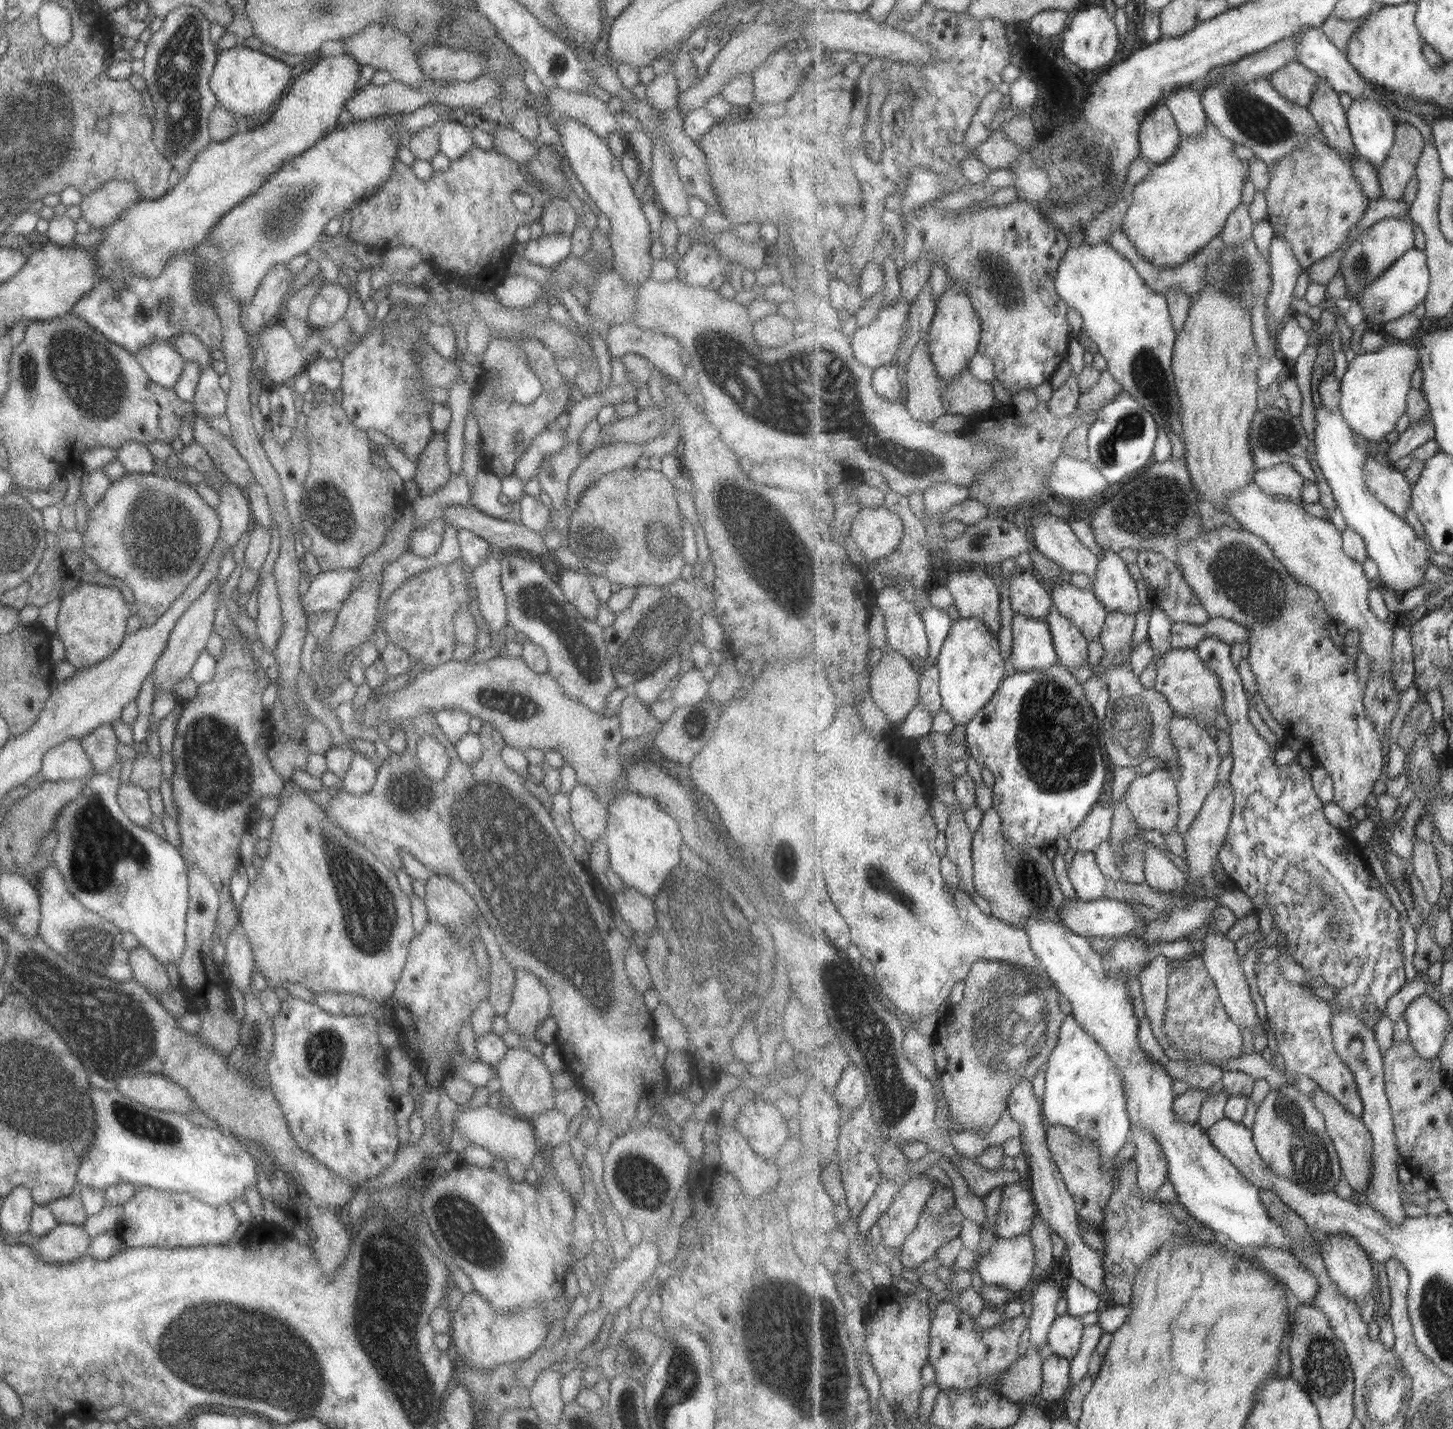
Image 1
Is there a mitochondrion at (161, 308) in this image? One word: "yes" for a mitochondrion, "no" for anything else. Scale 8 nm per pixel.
yes

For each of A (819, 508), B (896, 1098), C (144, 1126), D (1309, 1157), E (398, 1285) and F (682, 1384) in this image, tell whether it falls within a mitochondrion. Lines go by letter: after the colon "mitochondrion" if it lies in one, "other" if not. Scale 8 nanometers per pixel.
A: other
B: mitochondrion
C: mitochondrion
D: mitochondrion
E: mitochondrion
F: mitochondrion

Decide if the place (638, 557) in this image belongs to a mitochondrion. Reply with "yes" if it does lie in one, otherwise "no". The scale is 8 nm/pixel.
no

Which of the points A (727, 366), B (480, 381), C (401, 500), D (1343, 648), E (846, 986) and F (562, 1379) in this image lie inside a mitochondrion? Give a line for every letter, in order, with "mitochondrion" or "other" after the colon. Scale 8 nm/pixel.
A: mitochondrion
B: other
C: other
D: other
E: mitochondrion
F: other

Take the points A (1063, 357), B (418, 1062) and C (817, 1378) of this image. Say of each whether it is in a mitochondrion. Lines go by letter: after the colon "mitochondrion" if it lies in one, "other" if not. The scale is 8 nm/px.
A: other
B: other
C: mitochondrion

